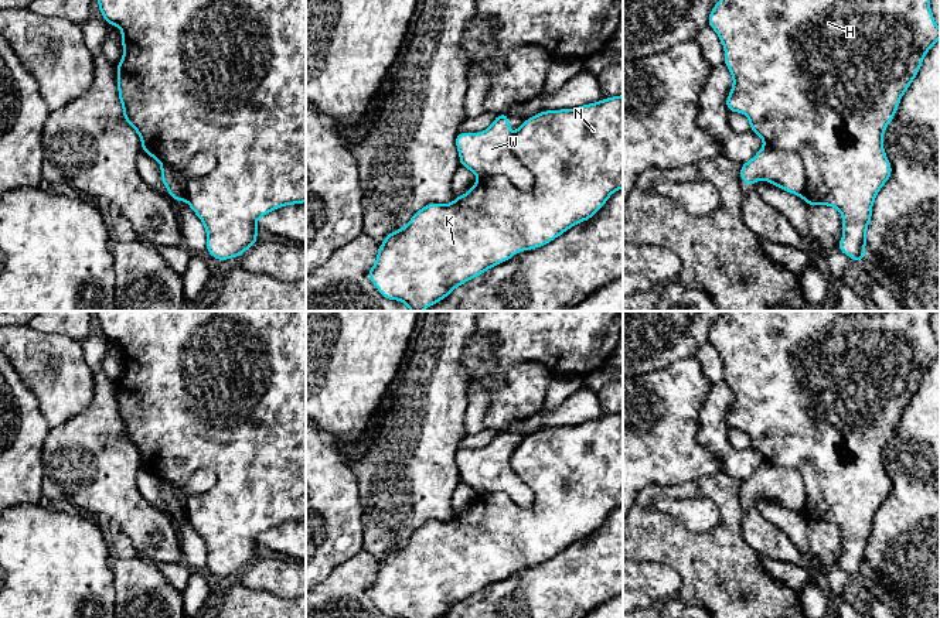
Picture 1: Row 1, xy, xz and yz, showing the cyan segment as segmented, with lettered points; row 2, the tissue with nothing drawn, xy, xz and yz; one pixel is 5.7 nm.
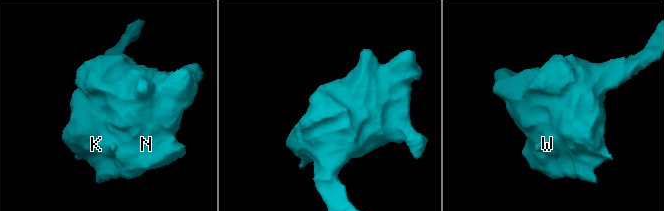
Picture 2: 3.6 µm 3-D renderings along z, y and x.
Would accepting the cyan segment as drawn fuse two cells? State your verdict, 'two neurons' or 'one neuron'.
two neurons

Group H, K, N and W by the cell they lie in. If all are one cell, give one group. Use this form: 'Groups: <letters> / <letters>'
Groups: H K N / W

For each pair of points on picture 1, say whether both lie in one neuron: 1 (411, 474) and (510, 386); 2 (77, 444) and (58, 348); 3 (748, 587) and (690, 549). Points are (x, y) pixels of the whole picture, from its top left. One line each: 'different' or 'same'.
1: different
2: different
3: same

